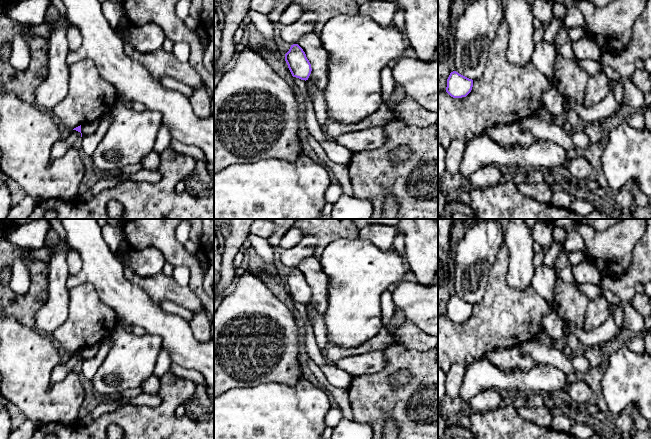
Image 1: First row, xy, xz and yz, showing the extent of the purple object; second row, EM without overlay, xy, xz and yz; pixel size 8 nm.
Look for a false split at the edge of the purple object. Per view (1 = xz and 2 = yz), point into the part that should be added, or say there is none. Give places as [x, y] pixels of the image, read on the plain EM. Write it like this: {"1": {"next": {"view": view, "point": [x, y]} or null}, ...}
{"1": {"next": null}, "2": {"next": null}}

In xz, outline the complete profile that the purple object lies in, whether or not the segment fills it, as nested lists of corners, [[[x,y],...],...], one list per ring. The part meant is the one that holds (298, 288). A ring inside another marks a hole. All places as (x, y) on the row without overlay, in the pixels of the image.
[[[298,268],[291,269],[285,278],[285,285],[293,301],[308,304],[312,295],[311,288]]]

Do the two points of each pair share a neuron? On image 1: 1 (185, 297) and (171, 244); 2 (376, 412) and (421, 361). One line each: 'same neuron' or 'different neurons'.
1: different neurons
2: same neuron

